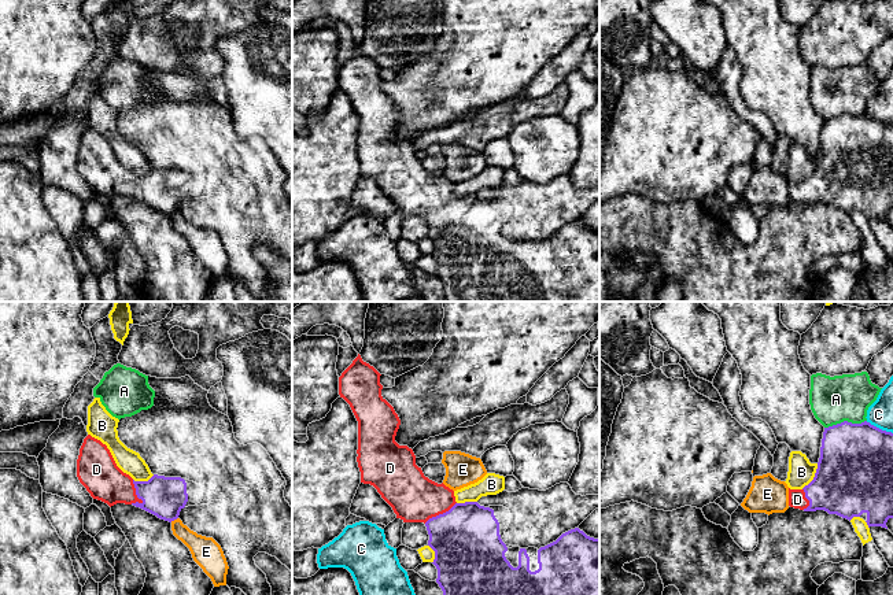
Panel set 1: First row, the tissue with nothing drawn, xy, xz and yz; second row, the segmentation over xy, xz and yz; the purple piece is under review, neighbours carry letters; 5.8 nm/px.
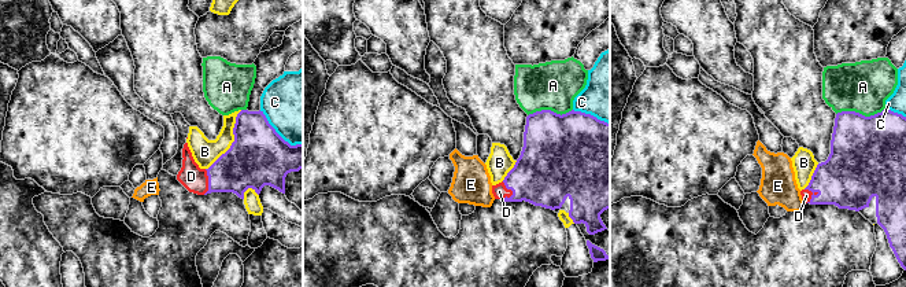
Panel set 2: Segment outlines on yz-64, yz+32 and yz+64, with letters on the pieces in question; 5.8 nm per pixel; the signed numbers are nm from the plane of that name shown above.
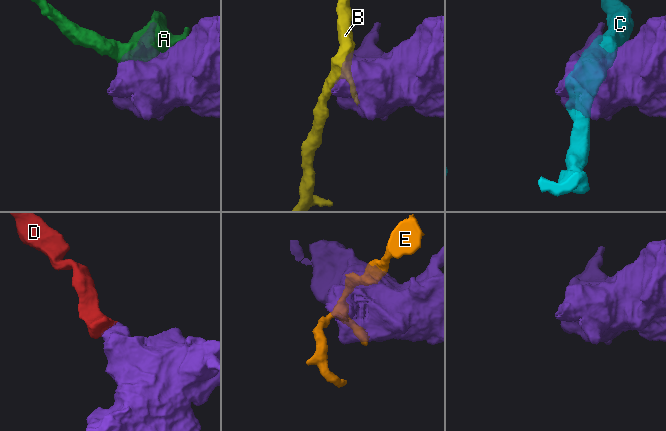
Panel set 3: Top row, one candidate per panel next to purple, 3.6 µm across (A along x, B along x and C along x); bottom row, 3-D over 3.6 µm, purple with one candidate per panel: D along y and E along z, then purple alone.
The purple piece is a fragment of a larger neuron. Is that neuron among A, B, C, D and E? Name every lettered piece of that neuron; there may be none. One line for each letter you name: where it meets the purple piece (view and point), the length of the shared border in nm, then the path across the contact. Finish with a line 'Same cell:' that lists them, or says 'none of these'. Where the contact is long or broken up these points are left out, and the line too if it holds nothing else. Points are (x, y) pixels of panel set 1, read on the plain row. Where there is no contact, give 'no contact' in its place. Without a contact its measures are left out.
D: contact xy (136, 185); length 160 nm; way xy (163, 189), (136, 185), (111, 178), (99, 166)
Same cell: D

